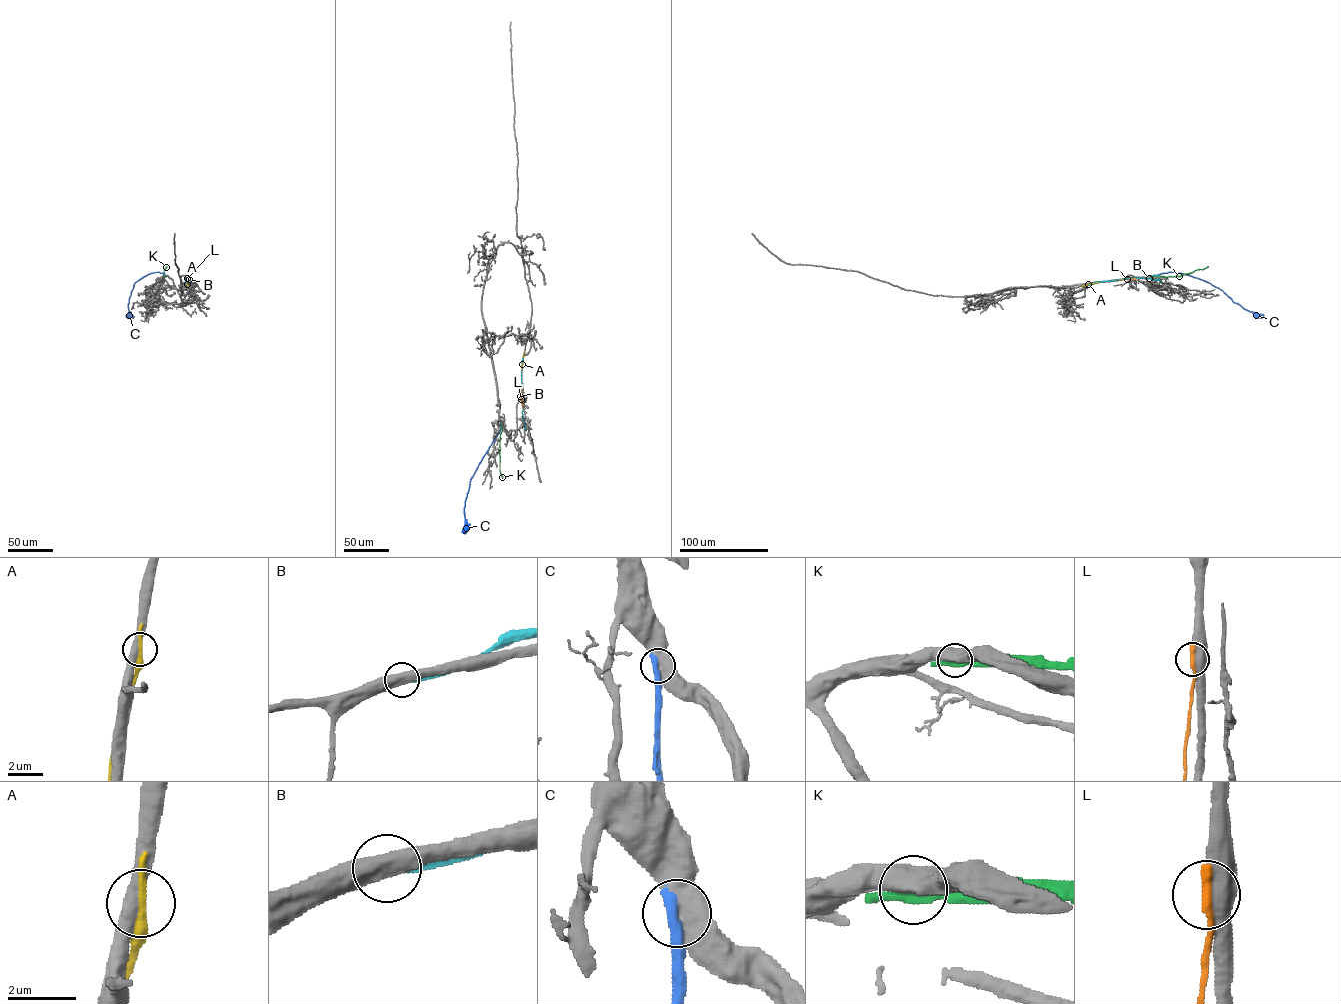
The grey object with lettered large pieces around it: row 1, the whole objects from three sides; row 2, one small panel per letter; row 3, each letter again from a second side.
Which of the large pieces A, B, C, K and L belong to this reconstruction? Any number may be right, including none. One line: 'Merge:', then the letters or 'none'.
Merge: C

